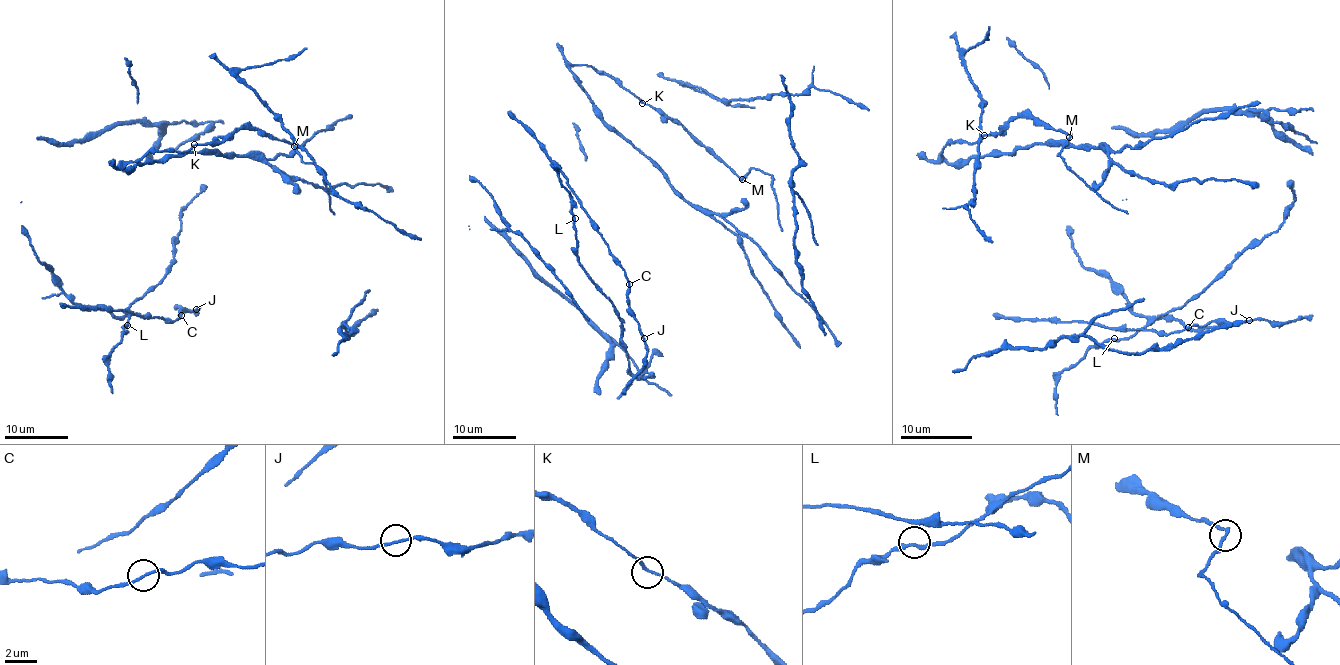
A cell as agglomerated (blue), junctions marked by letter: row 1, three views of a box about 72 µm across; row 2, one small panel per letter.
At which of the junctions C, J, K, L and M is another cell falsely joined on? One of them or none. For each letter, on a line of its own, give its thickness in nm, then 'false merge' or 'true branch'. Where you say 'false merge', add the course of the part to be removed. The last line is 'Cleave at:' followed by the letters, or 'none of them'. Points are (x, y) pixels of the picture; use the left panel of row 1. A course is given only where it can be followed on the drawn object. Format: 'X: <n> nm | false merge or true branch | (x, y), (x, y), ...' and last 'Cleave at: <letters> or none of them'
C: 150 nm | true branch
J: 160 nm | true branch
K: 170 nm | true branch
L: 200 nm | true branch
M: 170 nm | false merge | (293, 146), (304, 163), (314, 163), (323, 171), (330, 208), (335, 215)
Cleave at: M

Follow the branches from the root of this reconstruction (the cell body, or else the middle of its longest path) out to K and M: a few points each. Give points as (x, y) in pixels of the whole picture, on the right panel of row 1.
K: (1078, 147), (1033, 144), (957, 163), (941, 156), (950, 142), (975, 144), (984, 135)
M: (1078, 147), (1033, 144), (957, 163), (941, 156), (950, 142), (997, 135), (1017, 117), (1069, 136)

